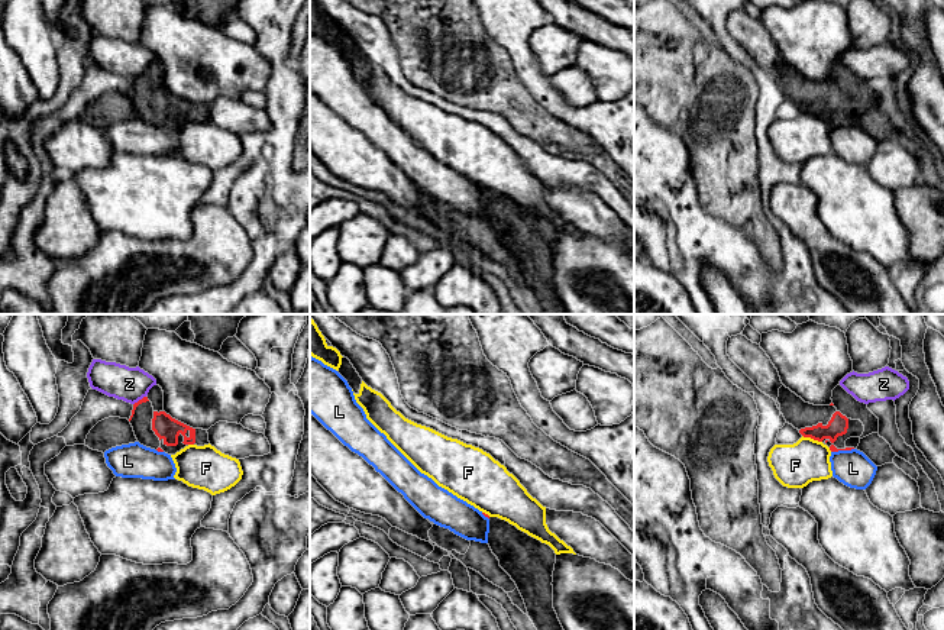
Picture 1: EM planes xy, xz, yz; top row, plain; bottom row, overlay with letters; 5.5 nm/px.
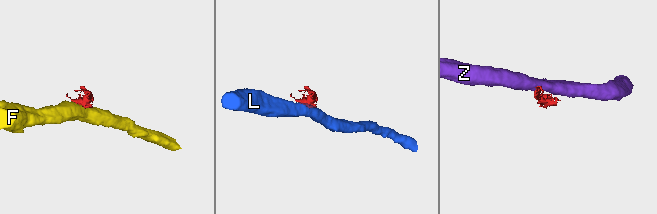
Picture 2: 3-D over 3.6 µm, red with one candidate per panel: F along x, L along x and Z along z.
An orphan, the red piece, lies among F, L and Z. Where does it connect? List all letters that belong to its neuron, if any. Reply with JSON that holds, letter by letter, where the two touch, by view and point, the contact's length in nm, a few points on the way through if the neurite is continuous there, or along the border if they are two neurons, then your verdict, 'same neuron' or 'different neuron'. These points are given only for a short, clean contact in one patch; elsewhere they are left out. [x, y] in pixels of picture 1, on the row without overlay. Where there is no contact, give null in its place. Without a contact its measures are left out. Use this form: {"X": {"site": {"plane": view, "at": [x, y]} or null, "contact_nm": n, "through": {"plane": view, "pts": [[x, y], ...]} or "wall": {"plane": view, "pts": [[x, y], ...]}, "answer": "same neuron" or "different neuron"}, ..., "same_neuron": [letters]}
{"F": {"site": {"plane": "yz", "at": [812, 113]}, "contact_nm": 120, "wall": {"plane": "yz", "pts": [[802, 110], [821, 118]]}, "answer": "different neuron"}, "L": {"site": {"plane": "yz", "at": [841, 125]}, "contact_nm": 130, "wall": {"plane": "yz", "pts": [[853, 123], [831, 128]]}, "answer": "different neuron"}, "Z": {"site": {"plane": "xy", "at": [139, 76]}, "contact_nm": 90, "wall": {"plane": "xy", "pts": [[145, 71], [133, 80]]}, "answer": "different neuron"}, "same_neuron": []}

